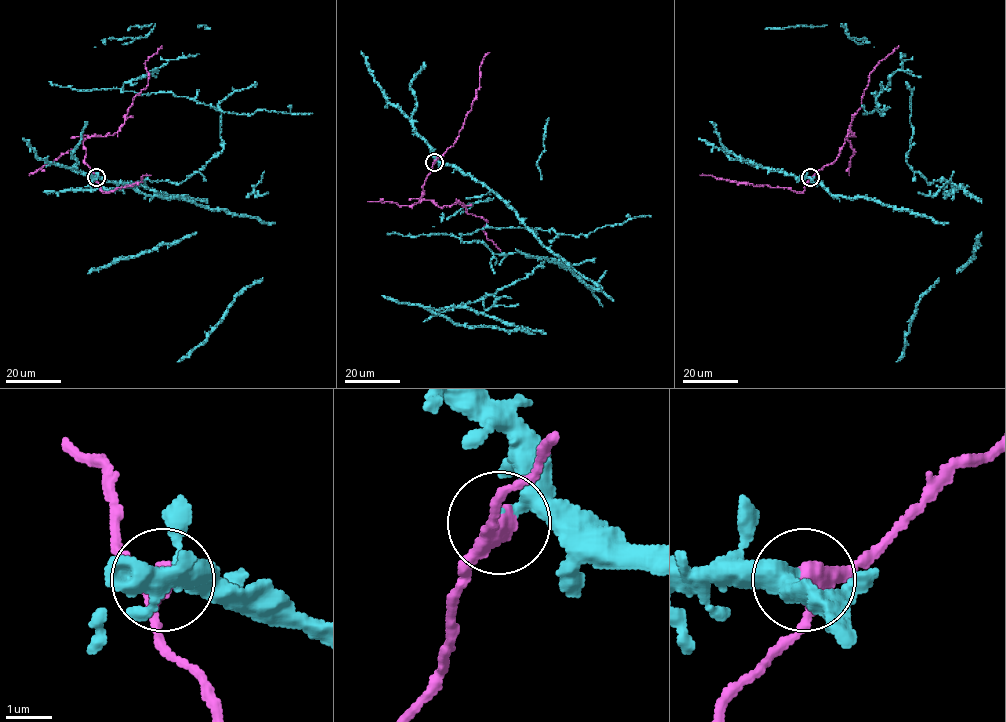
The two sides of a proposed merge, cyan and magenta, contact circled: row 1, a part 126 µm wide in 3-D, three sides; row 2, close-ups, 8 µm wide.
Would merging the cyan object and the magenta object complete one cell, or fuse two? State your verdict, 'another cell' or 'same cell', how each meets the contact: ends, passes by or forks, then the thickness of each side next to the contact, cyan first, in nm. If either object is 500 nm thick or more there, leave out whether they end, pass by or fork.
another cell; cyan ends there; magenta passes by; 280 nm thick on the cyan side, 400 nm on the other

